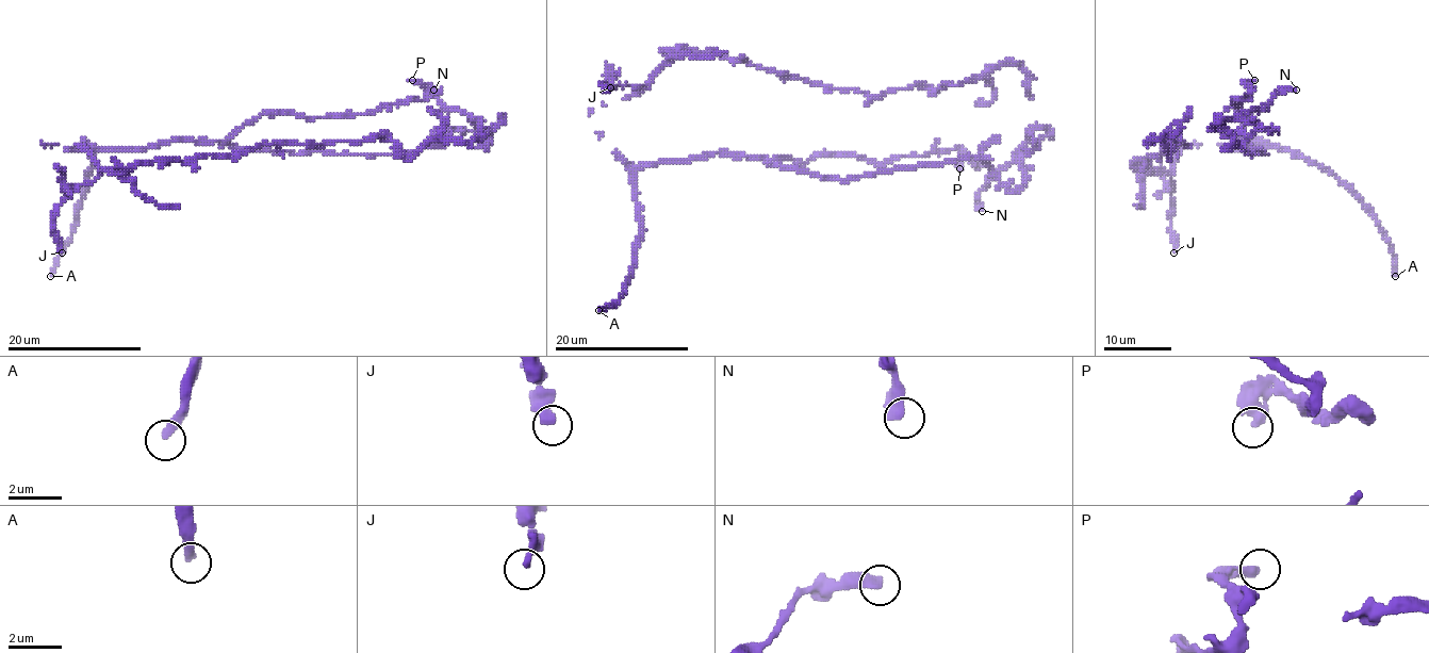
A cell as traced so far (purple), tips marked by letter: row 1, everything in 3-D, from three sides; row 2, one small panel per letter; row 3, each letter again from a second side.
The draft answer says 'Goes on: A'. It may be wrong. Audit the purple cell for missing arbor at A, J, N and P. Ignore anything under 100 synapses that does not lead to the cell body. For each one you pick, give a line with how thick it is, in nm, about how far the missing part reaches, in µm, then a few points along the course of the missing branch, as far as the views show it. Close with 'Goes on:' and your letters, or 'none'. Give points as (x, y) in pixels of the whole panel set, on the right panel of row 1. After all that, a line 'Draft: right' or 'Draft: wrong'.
A: calibre 360 nm; missing 300 µm
Goes on: A
Draft: right

